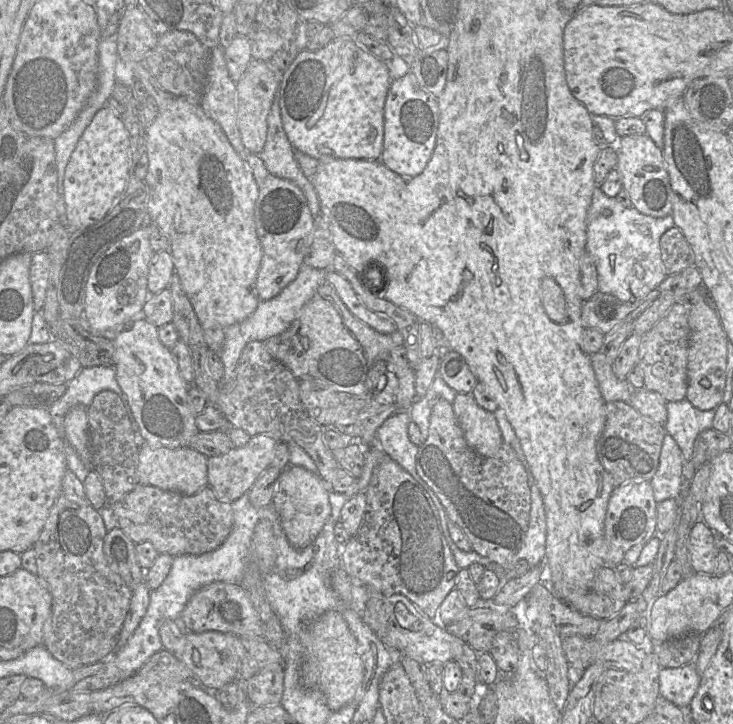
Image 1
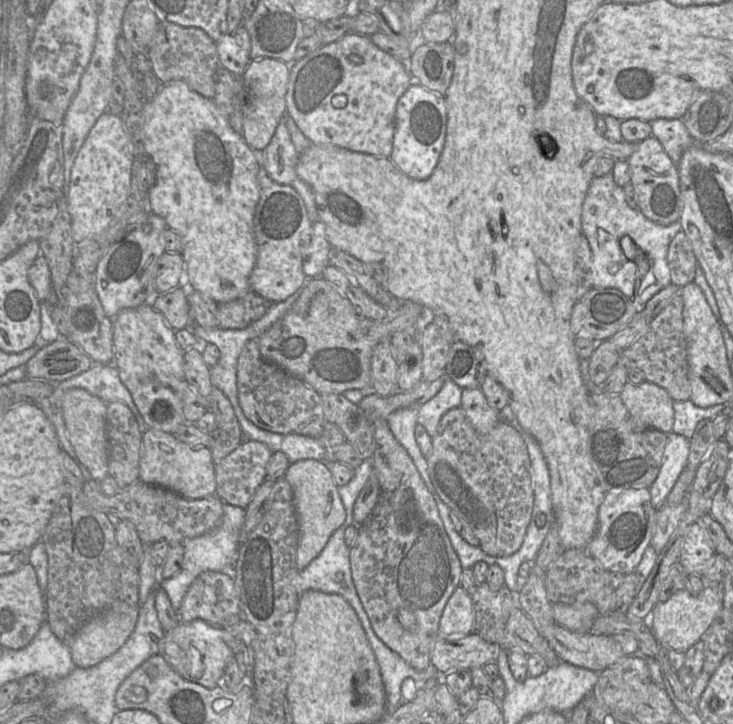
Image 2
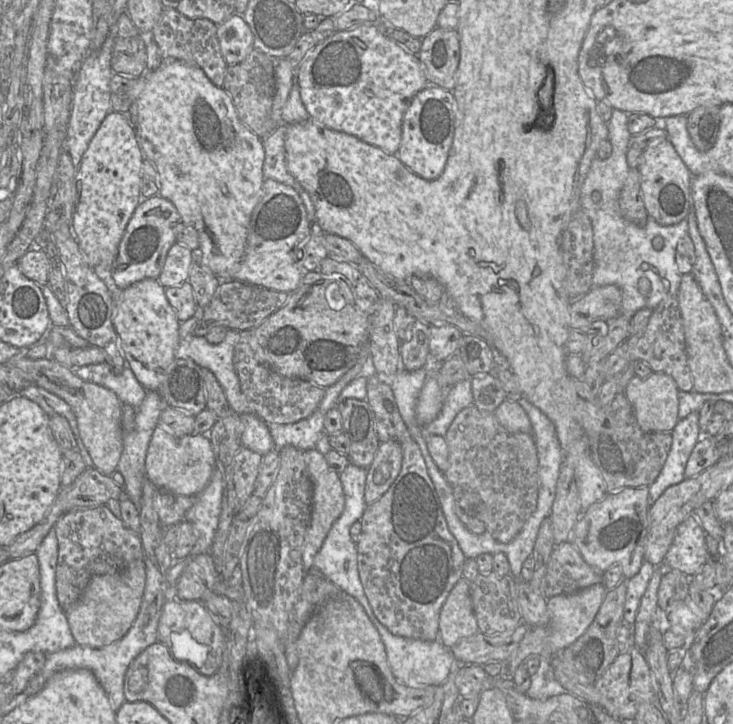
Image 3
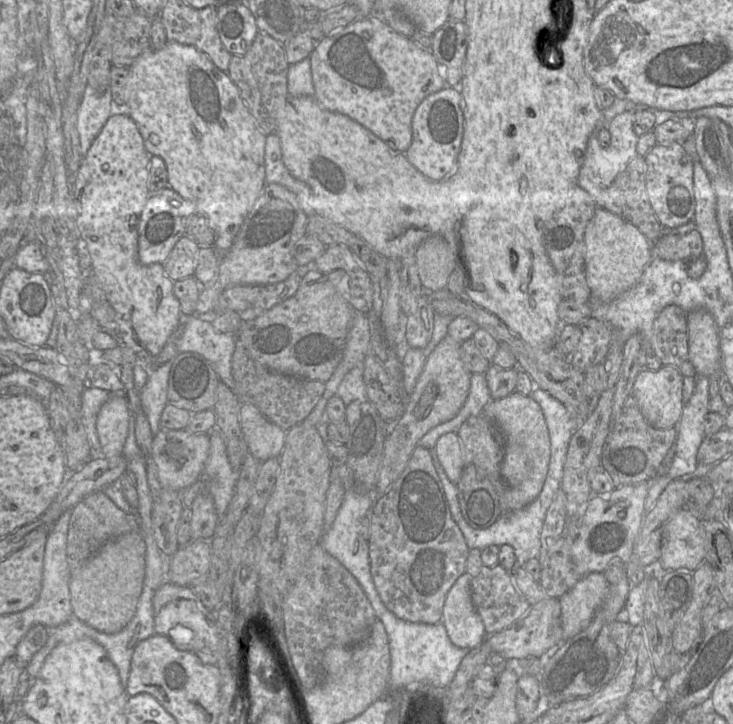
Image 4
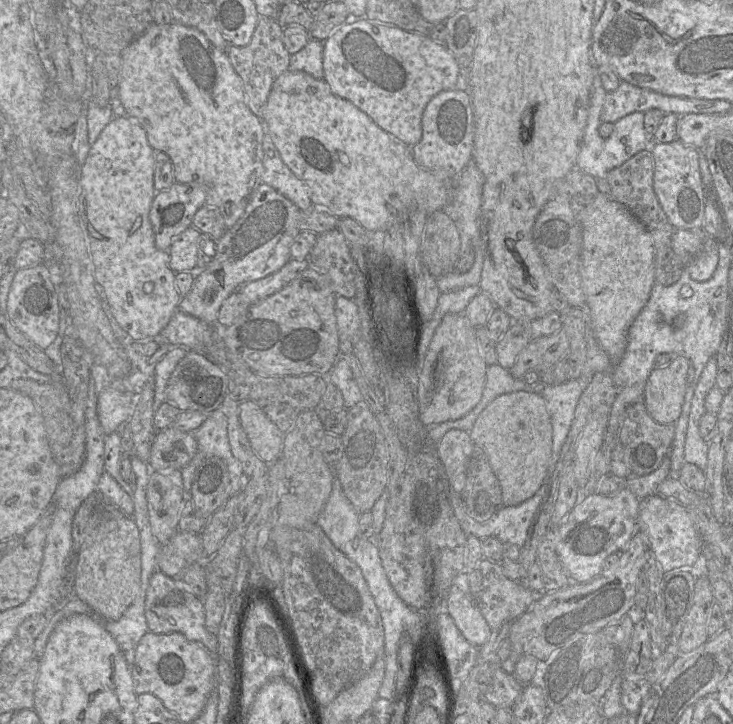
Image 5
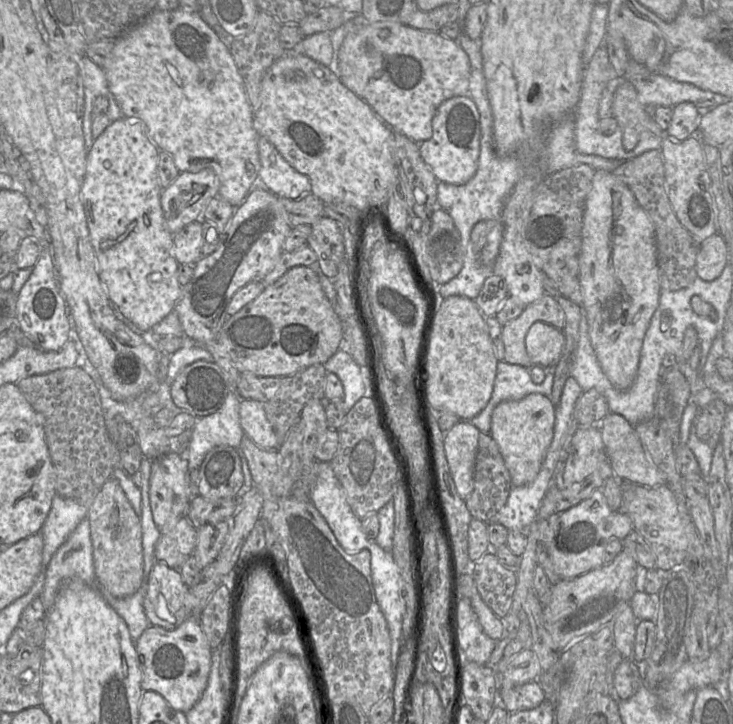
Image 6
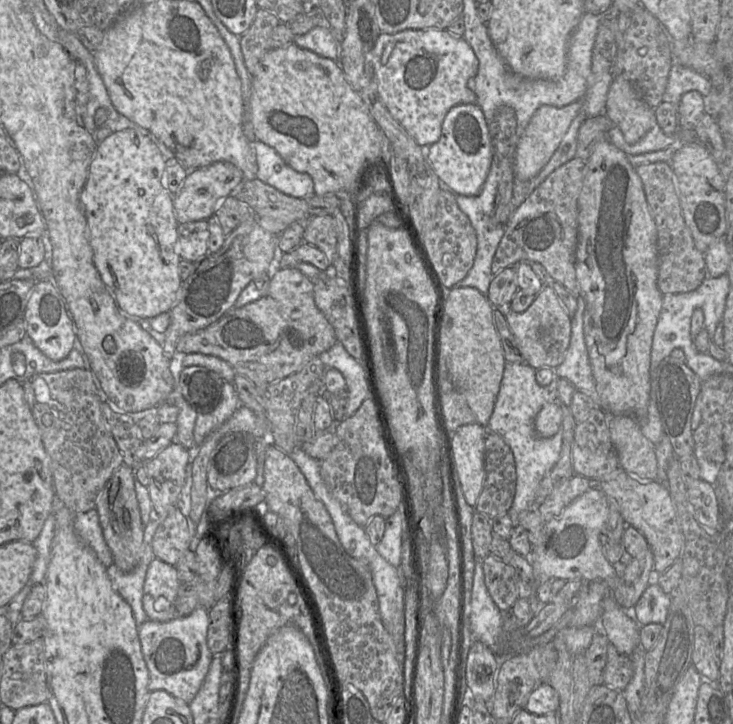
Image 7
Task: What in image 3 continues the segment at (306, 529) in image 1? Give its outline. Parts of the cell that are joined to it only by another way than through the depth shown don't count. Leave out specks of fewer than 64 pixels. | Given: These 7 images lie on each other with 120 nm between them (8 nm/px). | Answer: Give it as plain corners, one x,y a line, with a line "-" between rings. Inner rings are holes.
309,449
304,451
304,458
313,483
311,522
305,536
302,551
302,564
306,574
309,570
314,569
313,561
316,554
322,547
332,525
341,516
345,508
345,495
340,474
329,465
326,455
320,453
317,449

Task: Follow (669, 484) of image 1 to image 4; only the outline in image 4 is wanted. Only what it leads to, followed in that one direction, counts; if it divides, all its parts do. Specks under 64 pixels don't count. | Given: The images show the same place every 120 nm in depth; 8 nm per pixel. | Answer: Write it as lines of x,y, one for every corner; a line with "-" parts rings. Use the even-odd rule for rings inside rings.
704,375
696,376
696,385
694,392
689,401
684,406
679,422
674,426
676,429
676,452
671,463
671,466
666,473
657,475
653,481
650,482
648,493
644,503
645,513
649,513
655,506
660,494
666,486
674,479
693,473
697,464
697,451
706,436
704,433
704,418
709,412
709,377

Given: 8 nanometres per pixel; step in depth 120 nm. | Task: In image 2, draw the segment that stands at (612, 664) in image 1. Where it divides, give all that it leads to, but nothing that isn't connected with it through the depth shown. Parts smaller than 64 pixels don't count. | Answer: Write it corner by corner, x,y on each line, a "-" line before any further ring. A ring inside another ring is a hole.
558,623
546,628
546,639
560,661
596,672
625,656
613,636
575,633

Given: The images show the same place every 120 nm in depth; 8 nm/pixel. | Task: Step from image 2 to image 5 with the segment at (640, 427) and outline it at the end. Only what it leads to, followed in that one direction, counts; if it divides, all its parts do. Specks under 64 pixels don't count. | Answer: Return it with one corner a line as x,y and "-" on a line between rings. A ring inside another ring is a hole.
674,358
667,366
653,369
647,379
643,403
650,416
661,424
675,424
686,393
689,359

